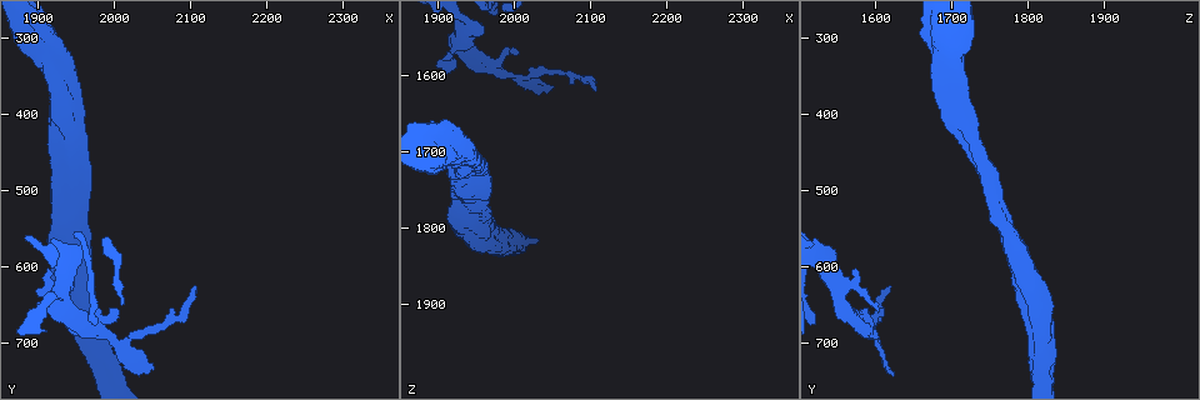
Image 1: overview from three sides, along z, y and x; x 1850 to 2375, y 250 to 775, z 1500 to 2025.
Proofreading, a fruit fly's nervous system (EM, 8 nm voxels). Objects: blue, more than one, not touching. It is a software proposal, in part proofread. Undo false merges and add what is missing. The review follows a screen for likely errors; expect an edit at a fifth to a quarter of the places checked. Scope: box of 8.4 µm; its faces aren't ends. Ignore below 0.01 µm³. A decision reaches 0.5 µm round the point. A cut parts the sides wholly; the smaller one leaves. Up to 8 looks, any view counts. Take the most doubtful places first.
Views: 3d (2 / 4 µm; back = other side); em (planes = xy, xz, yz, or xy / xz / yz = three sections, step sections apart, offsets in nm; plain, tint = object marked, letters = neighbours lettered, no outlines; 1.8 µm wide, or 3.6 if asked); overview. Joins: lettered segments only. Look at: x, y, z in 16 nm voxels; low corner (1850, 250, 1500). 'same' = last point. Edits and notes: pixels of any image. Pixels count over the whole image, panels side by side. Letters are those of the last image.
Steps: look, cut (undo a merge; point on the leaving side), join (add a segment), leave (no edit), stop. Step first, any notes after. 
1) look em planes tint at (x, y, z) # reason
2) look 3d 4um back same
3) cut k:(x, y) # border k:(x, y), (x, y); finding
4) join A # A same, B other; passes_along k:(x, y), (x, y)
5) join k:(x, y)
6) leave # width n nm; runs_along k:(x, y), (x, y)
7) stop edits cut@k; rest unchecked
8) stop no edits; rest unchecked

look em 3.6um planes plain at (1945, 465, 1745)

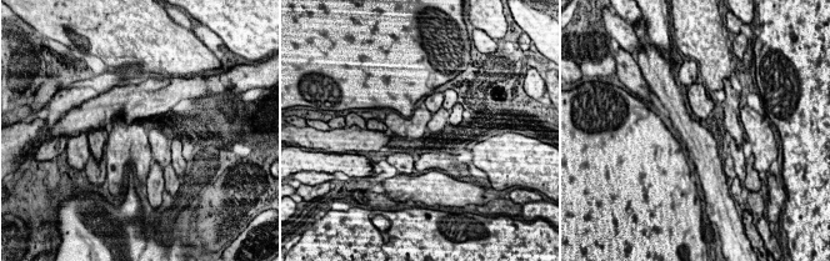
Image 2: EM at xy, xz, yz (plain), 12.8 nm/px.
look em 3.6um planes letters same

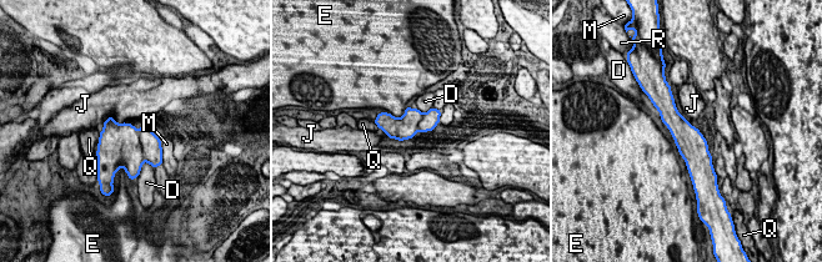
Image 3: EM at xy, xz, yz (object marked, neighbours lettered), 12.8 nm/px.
leave # width 300 nm; D other, E other, J other, M other, Q other, R other; border 3:(125, 122), (110, 116), (103, 125); continuous, no second cell

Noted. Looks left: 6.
look em yz step 8 letters at (2000, 650, 1575)

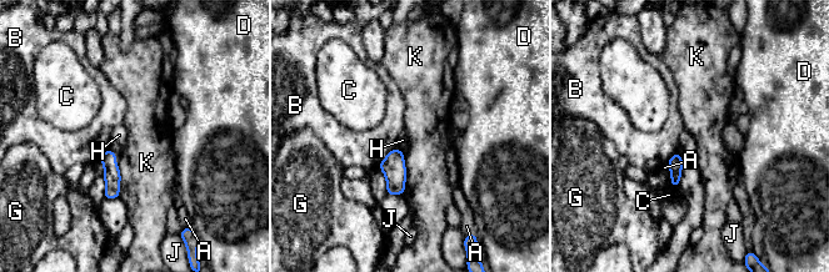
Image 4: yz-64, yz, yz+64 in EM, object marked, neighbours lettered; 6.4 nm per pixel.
look em planes letters same

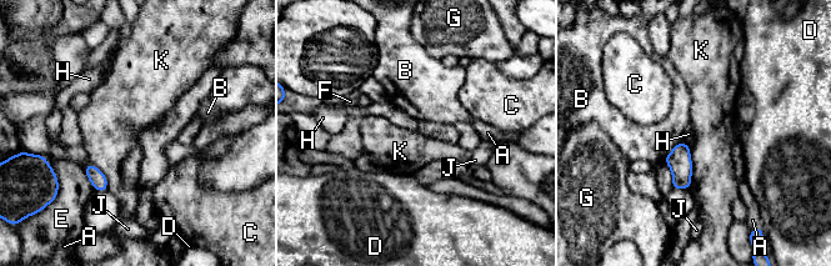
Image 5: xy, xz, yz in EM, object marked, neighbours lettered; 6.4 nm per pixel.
leave # A other, B other, C other, D other, E other, F other, G other, H other, J other, K other; border 5:(681, 140), (689, 145); no lettered segment goes on from it

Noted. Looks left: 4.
look em planes letters at (2105, 630, 1620) # branch stops here

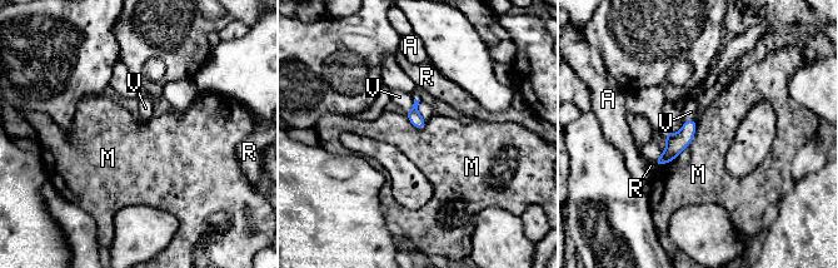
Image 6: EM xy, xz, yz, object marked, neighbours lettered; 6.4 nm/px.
leave # A other, M other, R other, V other; no lettered segment goes on from it

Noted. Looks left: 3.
look em xy step 8 letters at (2055, 735, 1615) # tapers out

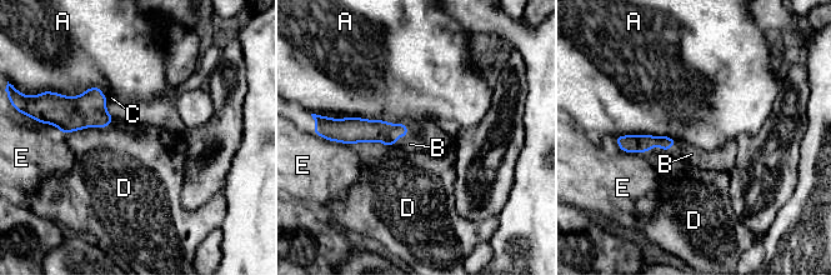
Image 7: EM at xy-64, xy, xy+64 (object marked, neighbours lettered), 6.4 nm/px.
join B # A other, B same, C other, D other, E other; it goes on there

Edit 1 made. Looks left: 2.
stop edits join@7; rest unchecked

